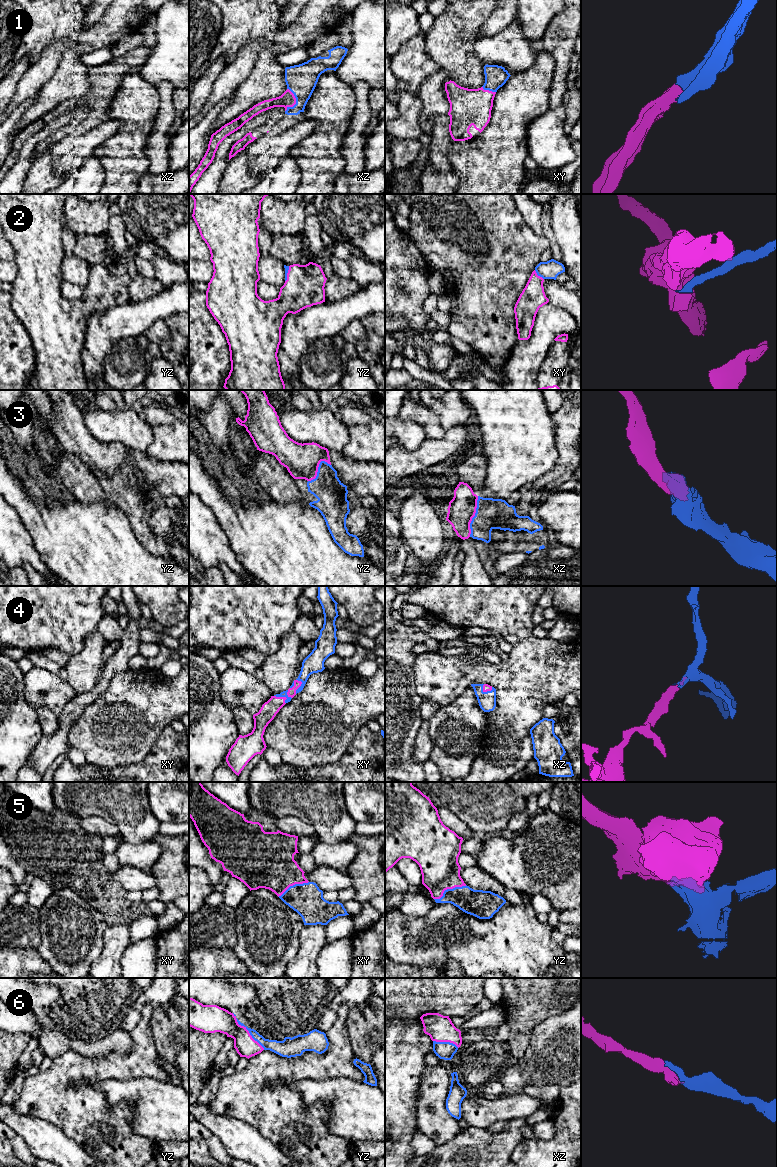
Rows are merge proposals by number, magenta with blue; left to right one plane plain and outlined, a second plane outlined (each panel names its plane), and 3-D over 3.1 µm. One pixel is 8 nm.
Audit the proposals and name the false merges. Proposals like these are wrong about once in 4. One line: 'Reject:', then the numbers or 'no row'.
Reject: 3

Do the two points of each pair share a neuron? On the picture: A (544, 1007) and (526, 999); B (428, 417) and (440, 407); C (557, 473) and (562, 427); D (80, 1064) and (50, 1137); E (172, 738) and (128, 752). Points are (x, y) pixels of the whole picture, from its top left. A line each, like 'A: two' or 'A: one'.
A: one
B: two
C: one
D: two
E: two

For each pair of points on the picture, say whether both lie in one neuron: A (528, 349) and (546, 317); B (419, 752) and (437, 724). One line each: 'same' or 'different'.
A: same
B: different

